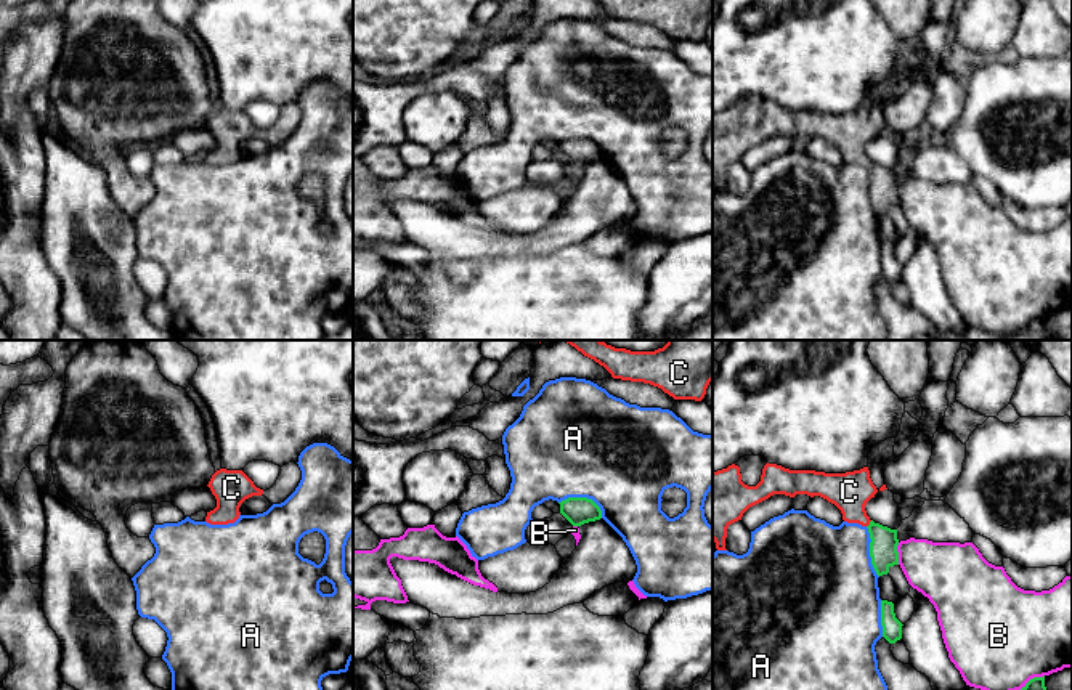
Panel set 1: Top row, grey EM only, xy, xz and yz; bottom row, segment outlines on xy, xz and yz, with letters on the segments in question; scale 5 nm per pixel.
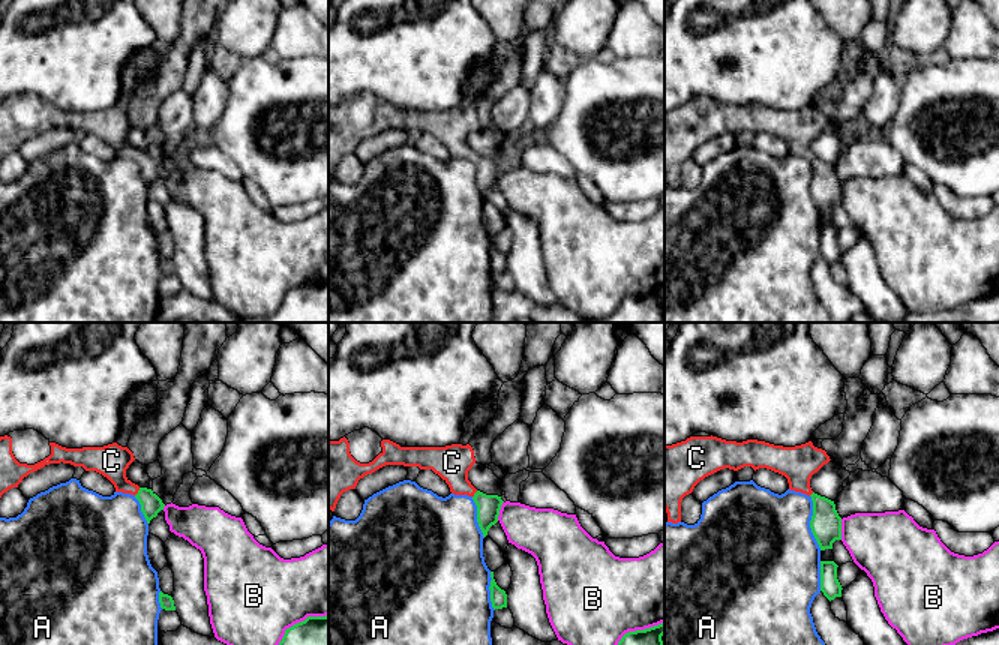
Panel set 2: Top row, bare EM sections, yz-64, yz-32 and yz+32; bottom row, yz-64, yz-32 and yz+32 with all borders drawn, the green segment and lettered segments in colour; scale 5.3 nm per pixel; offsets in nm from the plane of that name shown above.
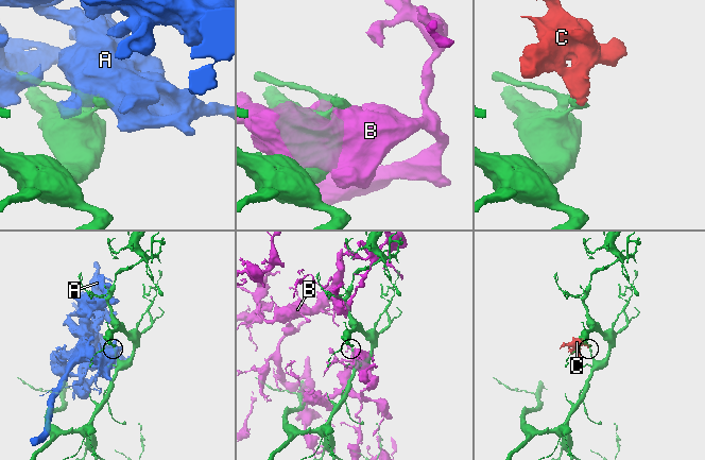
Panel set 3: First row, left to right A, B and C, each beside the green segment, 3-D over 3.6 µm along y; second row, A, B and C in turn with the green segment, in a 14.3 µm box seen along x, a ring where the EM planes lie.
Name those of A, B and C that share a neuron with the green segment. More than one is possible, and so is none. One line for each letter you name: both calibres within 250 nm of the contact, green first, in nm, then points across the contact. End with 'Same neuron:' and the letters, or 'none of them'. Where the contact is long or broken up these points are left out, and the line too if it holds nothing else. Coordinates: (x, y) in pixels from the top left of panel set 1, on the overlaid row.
C: 140 nm thick on the green side, 200 nm on the other; runs through yz (883, 549), (883, 538), (870, 523), (852, 507), (849, 491)
Same neuron: C

